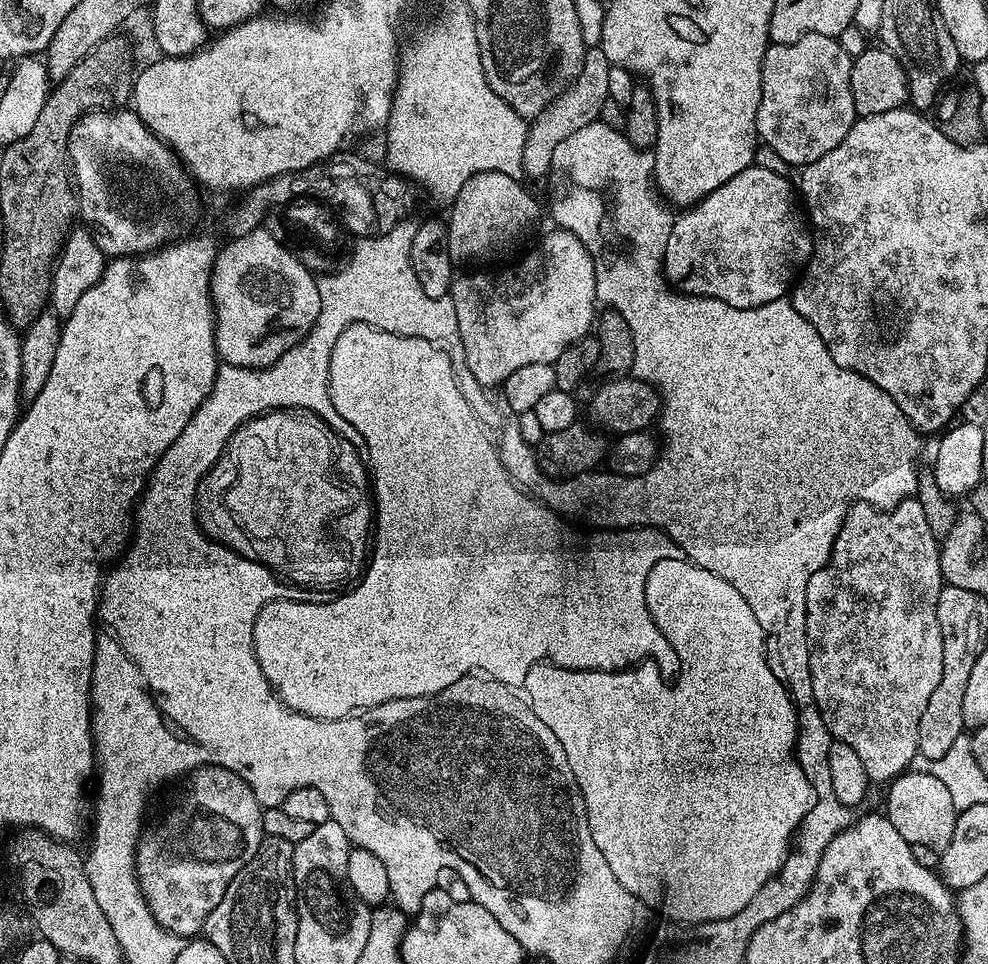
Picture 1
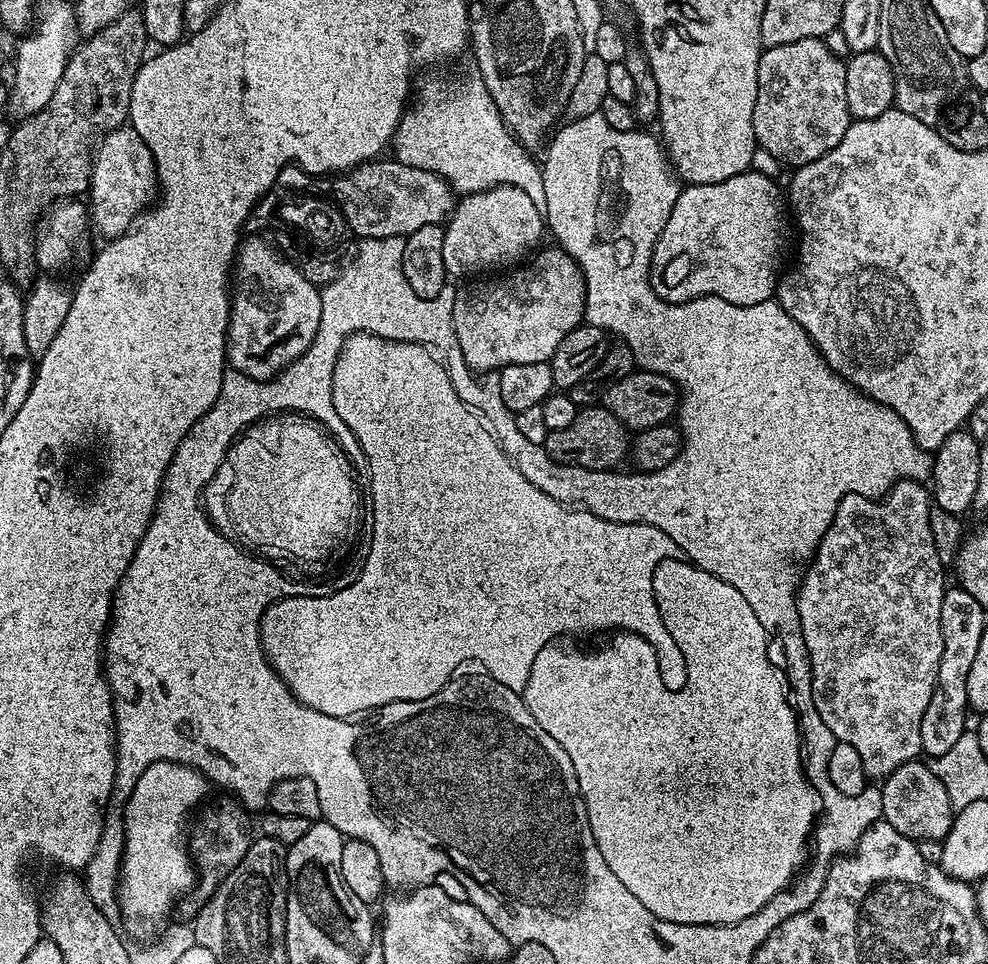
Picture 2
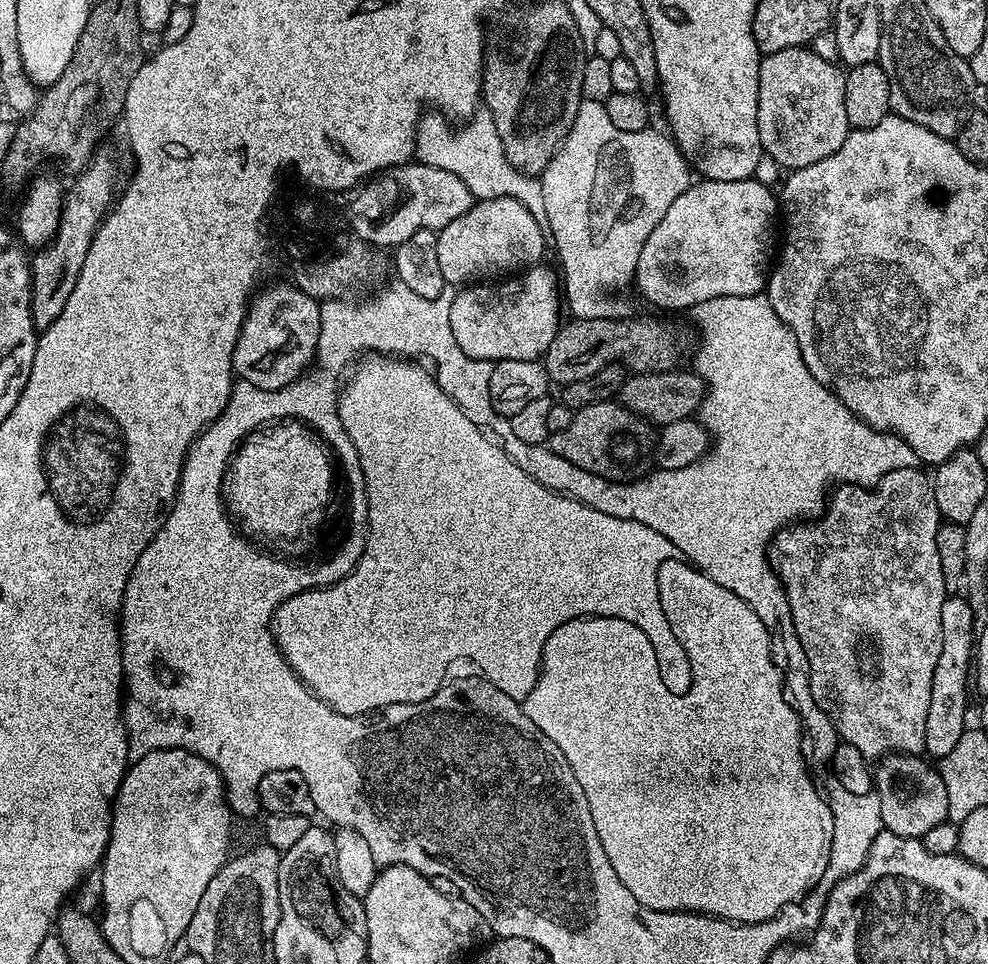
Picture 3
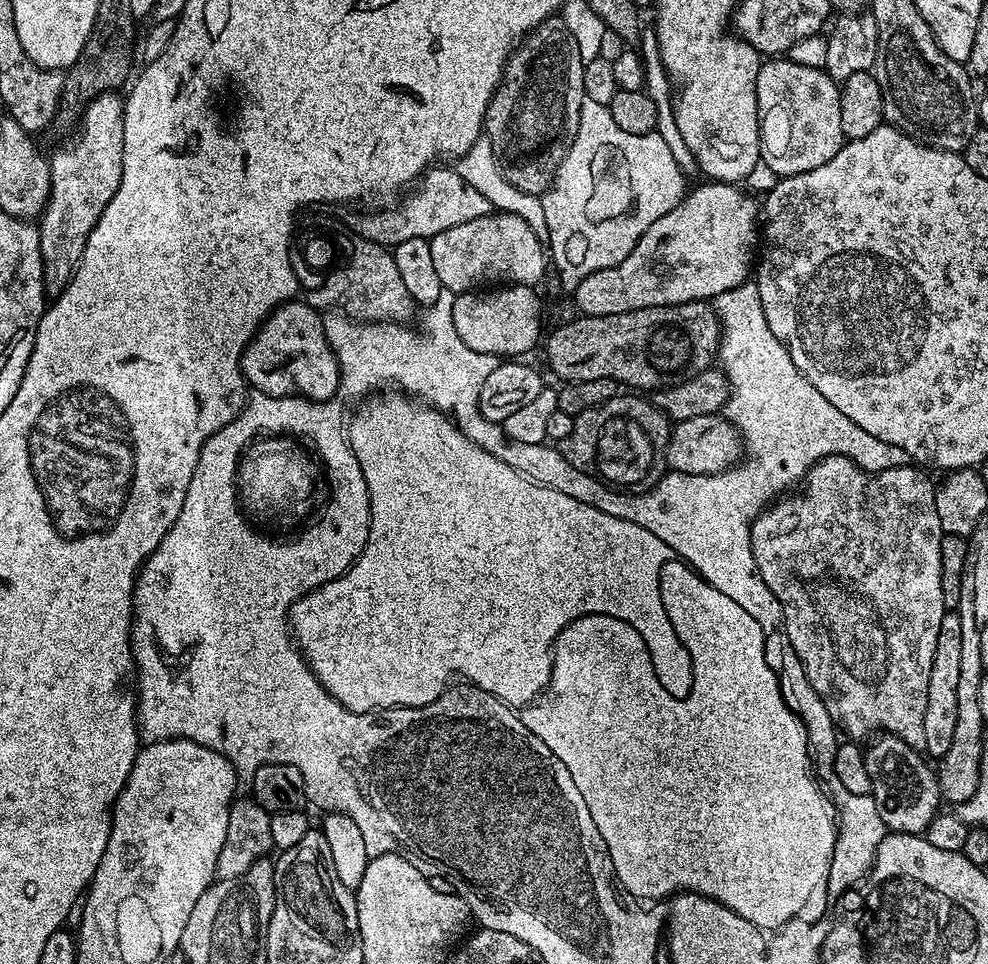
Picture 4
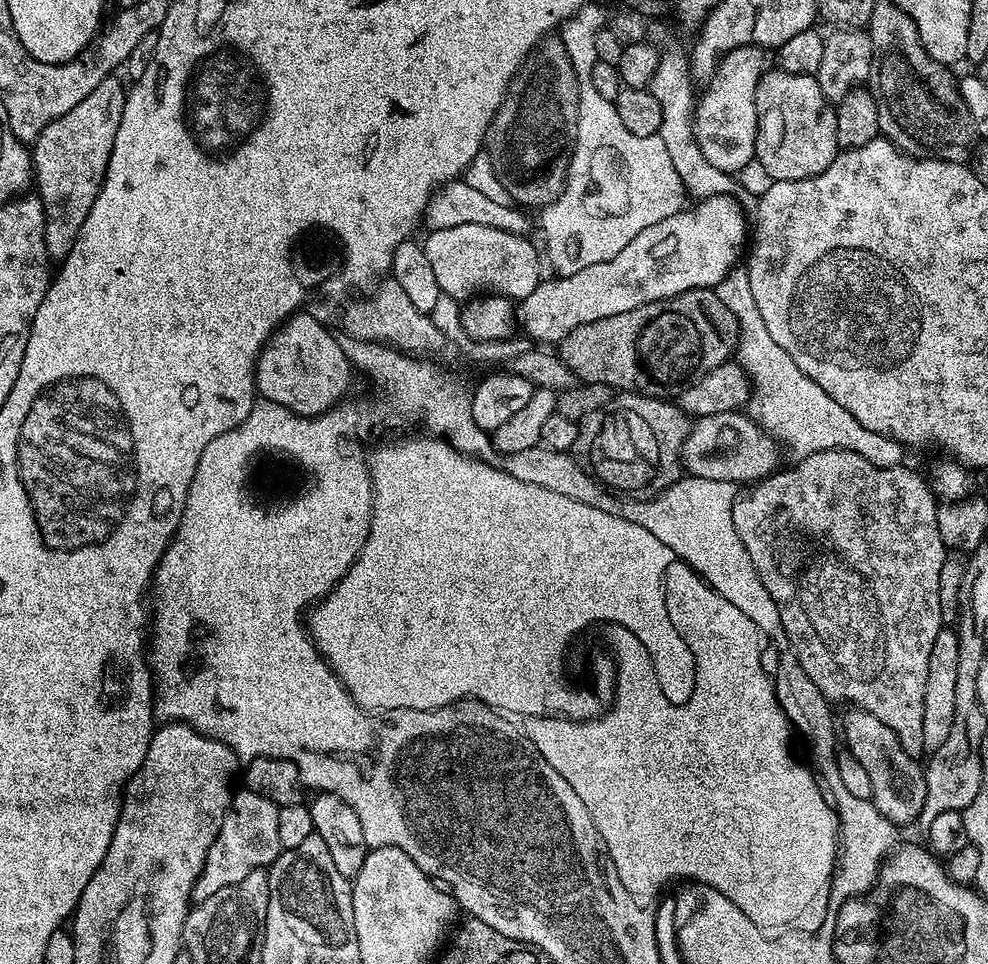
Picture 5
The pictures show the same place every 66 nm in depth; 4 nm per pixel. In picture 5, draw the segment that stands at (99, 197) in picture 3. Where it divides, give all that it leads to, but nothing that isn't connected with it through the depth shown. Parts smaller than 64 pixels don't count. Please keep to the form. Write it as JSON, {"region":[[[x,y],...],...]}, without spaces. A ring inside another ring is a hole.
{"region":[[[116,78],[104,80],[102,86],[82,98],[74,110],[66,110],[62,118],[50,122],[50,126],[46,126],[31,145],[34,188],[44,207],[44,241],[49,261],[59,262],[70,254],[78,238],[78,230],[82,230],[82,222],[86,222],[86,214],[90,214],[90,206],[94,206],[94,198],[98,198],[110,154],[114,150],[114,134],[118,134],[118,122],[122,122],[125,95],[125,85],[120,85]]]}

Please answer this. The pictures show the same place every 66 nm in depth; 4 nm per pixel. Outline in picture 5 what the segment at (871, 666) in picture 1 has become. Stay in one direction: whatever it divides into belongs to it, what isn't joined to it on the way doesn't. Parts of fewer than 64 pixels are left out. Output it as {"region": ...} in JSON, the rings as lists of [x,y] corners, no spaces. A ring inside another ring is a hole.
{"region":[[[835,448],[825,452],[815,452],[803,457],[797,468],[785,467],[777,470],[764,480],[753,483],[747,490],[741,491],[732,504],[734,530],[738,530],[738,538],[746,546],[746,554],[750,554],[750,562],[754,562],[754,570],[758,570],[758,578],[762,578],[762,586],[770,590],[770,598],[778,606],[778,614],[782,622],[782,630],[806,674],[810,674],[810,682],[818,686],[818,690],[830,702],[845,700],[848,706],[855,706],[874,714],[878,722],[886,722],[894,734],[902,742],[902,746],[914,757],[925,755],[922,742],[922,714],[926,703],[926,670],[930,670],[930,650],[934,650],[934,638],[938,638],[938,630],[942,627],[940,607],[938,606],[938,574],[942,574],[942,562],[946,549],[942,542],[942,534],[938,534],[938,497],[932,491],[929,481],[924,480],[908,466],[898,468],[875,468],[870,460],[862,458],[862,454]]]}

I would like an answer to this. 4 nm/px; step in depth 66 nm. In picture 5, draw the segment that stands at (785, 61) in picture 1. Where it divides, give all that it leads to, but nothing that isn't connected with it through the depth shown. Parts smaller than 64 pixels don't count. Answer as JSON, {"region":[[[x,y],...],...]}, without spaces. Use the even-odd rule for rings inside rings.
{"region":[[[779,70],[765,71],[758,82],[756,91],[756,155],[755,163],[770,174],[774,180],[801,180],[814,174],[822,174],[830,162],[834,162],[840,148],[838,130],[836,129],[836,110],[822,94],[822,86],[815,76],[790,74]]]}

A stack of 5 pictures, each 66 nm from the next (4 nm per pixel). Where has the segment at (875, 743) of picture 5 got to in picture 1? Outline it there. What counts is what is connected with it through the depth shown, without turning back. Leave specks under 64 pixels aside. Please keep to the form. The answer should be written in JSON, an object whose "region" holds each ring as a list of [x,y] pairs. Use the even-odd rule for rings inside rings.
{"region":[[[905,770],[887,785],[886,791],[888,821],[892,823],[894,830],[898,830],[898,834],[902,834],[902,838],[906,838],[908,844],[930,846],[937,850],[950,846],[958,809],[954,806],[950,791],[942,784],[941,779],[926,772]]]}

